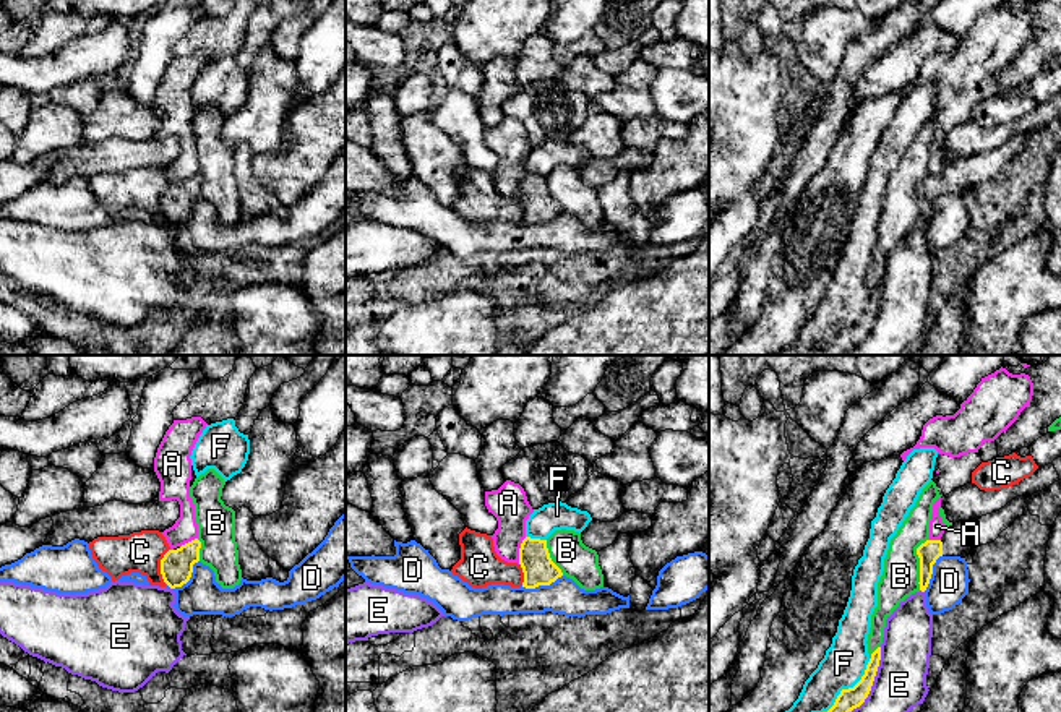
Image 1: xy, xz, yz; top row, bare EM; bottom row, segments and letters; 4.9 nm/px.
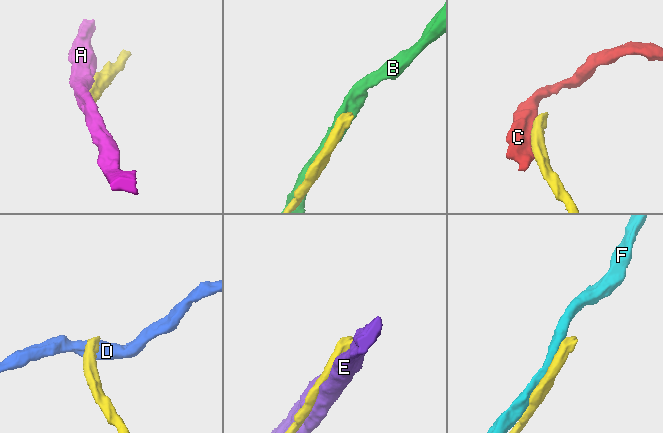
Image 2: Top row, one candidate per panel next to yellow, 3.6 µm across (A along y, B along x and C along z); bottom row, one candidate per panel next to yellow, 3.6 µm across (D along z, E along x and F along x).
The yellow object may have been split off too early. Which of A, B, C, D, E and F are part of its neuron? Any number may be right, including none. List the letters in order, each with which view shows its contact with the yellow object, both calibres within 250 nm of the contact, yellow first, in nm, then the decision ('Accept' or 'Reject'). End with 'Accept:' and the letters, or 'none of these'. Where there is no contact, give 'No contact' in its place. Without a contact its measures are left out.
A: Touches yellow in xz. Thickness 160 nm (yellow) against 180 nm. Reject
B: Touches yellow in yz. Thickness 110 nm (yellow) against 190 nm. Reject
C: Touches yellow in xy. Thickness 160 nm (yellow) against 200 nm. Reject
D: Touches yellow in xy. Thickness 160 nm (yellow) against 190 nm. Reject
E: Touches yellow in yz. Thickness 110 nm (yellow) against 260 nm. Reject
F: Touches yellow in yz. Thickness 110 nm (yellow) against 220 nm. Reject
Accept: none of these

